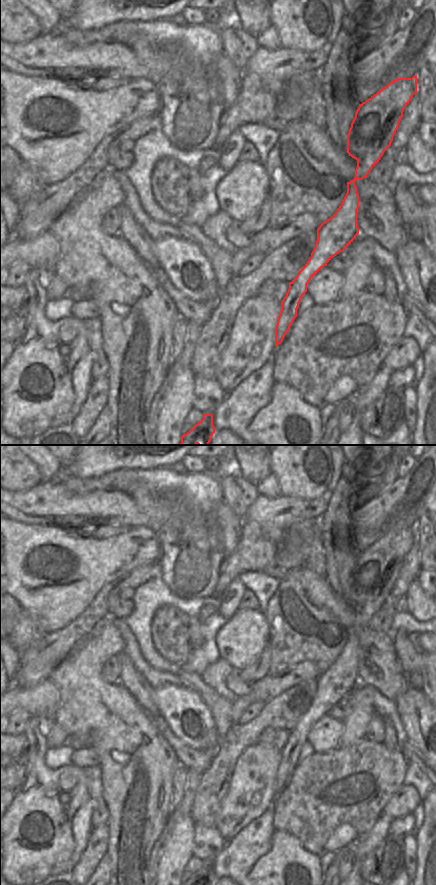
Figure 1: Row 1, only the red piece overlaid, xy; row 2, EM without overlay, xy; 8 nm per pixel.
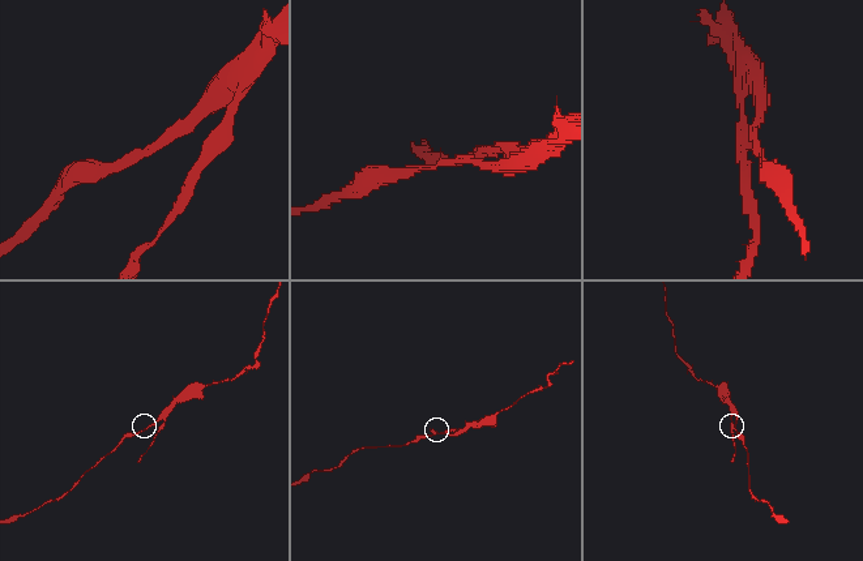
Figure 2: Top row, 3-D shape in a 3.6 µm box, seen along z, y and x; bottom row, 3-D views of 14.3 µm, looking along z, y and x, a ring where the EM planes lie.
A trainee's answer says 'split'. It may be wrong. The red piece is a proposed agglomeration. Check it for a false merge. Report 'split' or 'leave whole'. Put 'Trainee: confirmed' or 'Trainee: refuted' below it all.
split
Trainee: confirmed

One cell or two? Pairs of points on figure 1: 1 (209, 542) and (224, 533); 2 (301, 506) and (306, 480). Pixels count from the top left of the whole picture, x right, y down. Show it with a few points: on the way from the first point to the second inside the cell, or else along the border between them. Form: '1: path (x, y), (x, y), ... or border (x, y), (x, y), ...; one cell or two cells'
1: border (211, 514), (211, 527), (222, 545), (225, 555); two cells
2: border (325, 490), (315, 497), (283, 496), (280, 493); two cells

